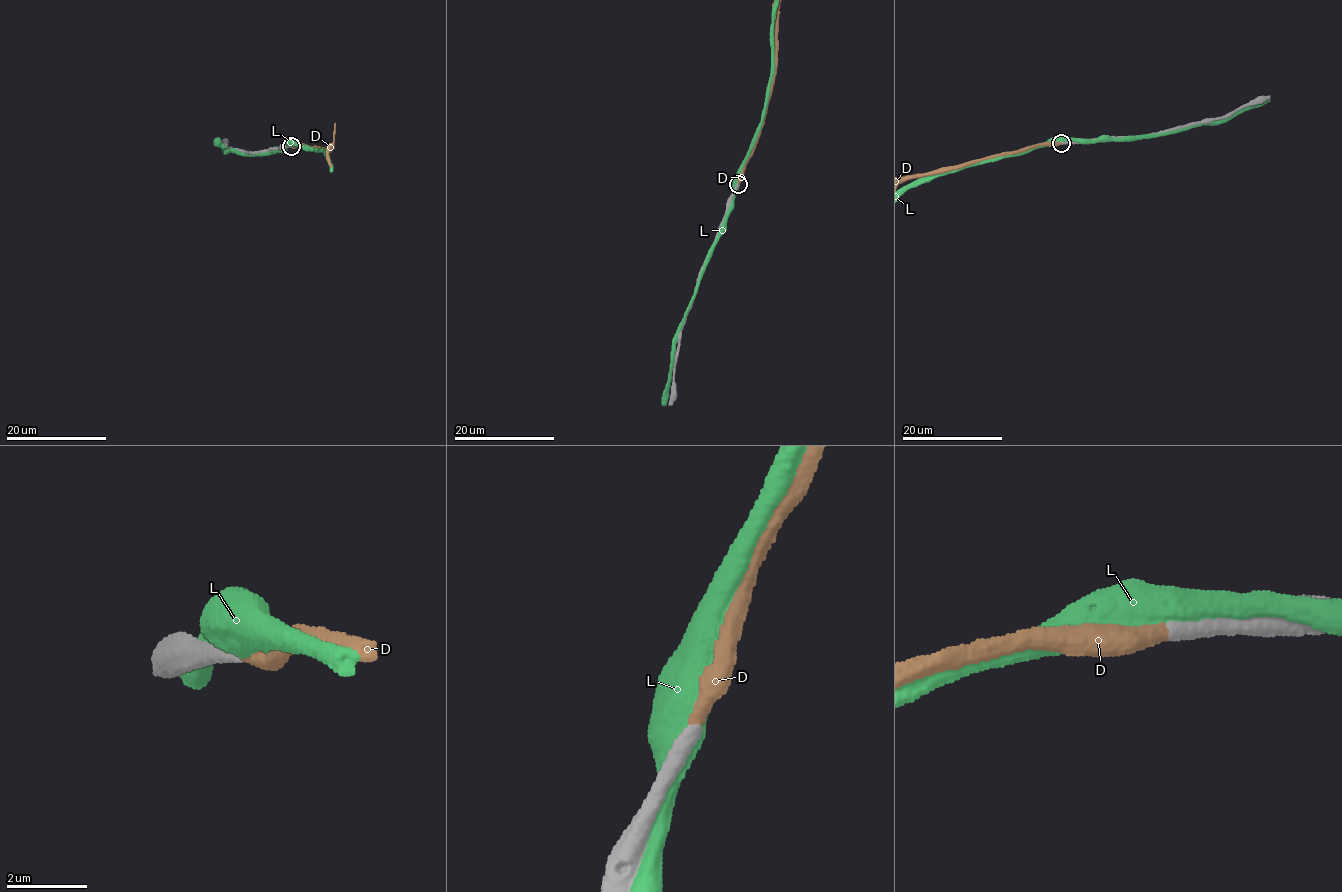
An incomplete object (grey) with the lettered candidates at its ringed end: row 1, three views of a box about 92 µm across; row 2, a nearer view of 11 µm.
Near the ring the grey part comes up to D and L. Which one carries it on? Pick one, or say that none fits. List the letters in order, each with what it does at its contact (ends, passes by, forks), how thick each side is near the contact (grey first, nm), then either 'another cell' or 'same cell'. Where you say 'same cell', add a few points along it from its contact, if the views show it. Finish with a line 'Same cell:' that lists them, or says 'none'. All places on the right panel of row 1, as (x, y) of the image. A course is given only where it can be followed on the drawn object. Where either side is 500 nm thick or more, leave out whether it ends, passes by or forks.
D: it ends | 400/400 nm | same cell
L: it passes by | 440/480 nm | another cell
Same cell: D

